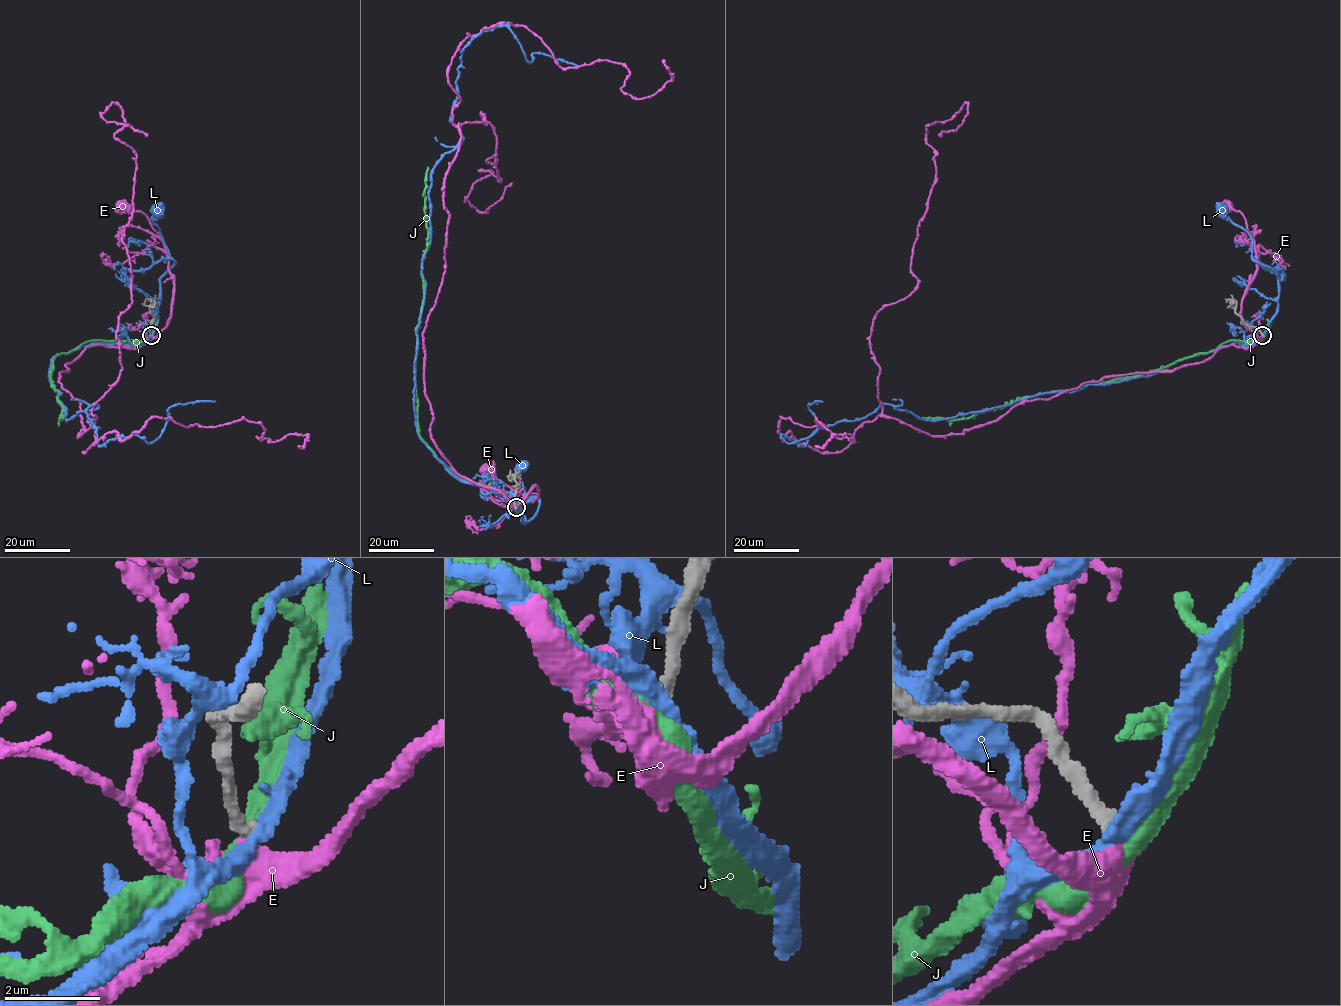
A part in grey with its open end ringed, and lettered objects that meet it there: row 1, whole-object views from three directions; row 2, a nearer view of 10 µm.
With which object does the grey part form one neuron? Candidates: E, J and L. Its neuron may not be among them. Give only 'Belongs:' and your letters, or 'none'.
Belongs: E

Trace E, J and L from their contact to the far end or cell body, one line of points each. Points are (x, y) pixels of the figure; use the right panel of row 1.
E: (1262, 335), (1255, 334), (1241, 317), (1241, 300), (1257, 269), (1254, 241), (1245, 218), (1229, 203), (1227, 207)
J: (1263, 334), (1249, 343), (1223, 343), (1142, 374), (1018, 397), (968, 418), (922, 418)
L: (1262, 334), (1276, 313), (1279, 278), (1252, 256), (1250, 235), (1221, 211)

